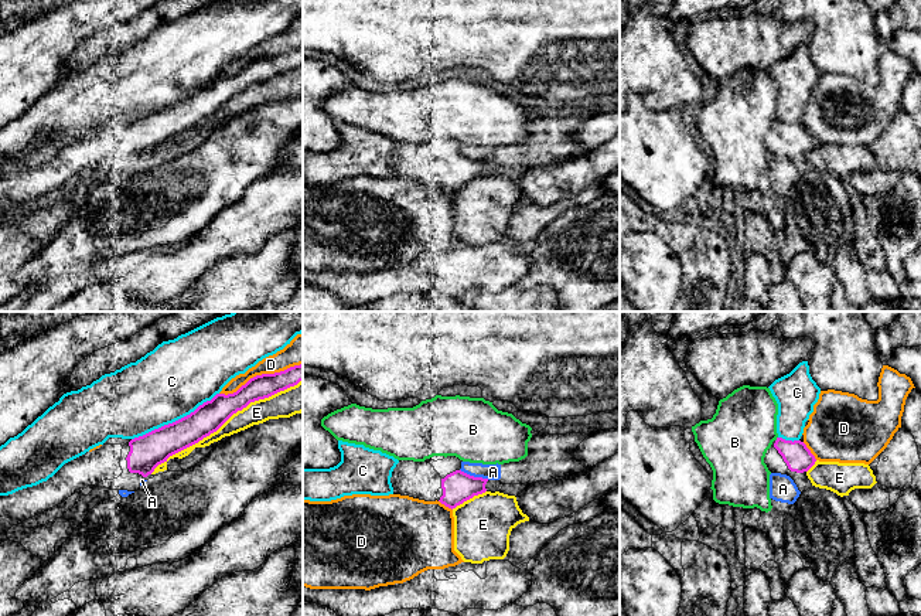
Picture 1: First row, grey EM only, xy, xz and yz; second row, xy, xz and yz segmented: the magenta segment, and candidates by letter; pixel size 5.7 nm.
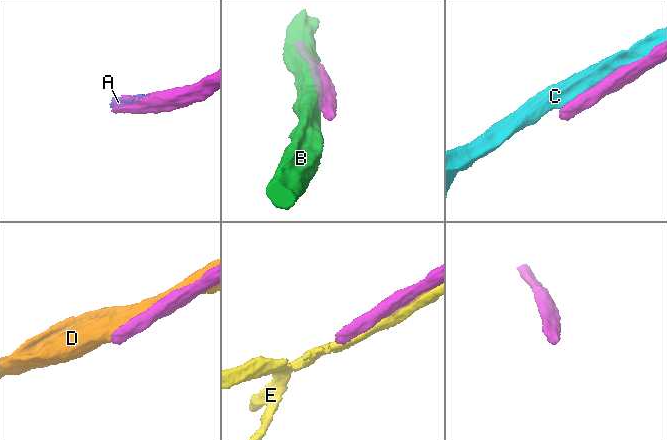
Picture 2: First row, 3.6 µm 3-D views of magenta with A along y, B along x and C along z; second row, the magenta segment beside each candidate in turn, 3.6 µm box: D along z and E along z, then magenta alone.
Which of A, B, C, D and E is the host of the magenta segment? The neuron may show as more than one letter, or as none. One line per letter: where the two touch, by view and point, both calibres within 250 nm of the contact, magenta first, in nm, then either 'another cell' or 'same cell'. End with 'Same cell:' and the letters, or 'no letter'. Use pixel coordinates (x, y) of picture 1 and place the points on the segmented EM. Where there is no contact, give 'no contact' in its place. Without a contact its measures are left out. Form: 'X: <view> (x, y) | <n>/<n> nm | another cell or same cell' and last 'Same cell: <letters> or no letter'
A: xz (473, 476) | 180/100 nm | another cell
B: yz (777, 439) | 160/380 nm | another cell
C: xy (176, 421) | 190/420 nm | another cell
D: xy (262, 374) | 140/140 nm | another cell
E: xy (225, 421) | 170/130 nm | another cell
Same cell: no letter

